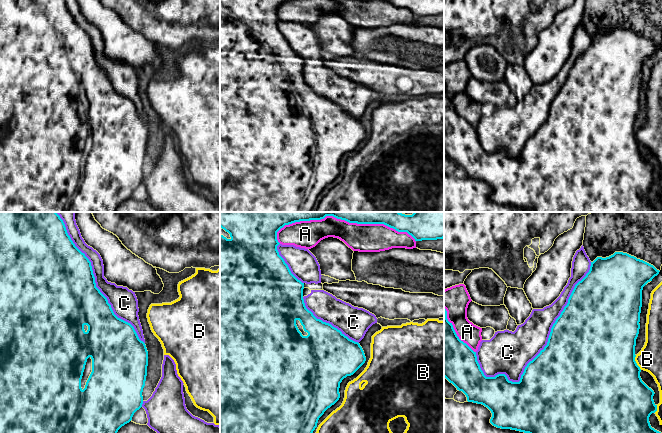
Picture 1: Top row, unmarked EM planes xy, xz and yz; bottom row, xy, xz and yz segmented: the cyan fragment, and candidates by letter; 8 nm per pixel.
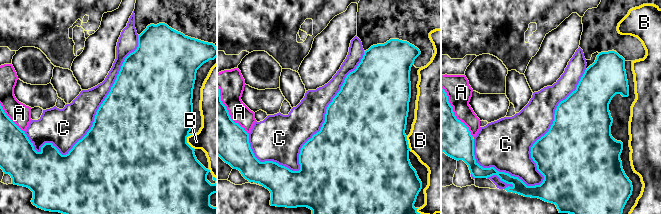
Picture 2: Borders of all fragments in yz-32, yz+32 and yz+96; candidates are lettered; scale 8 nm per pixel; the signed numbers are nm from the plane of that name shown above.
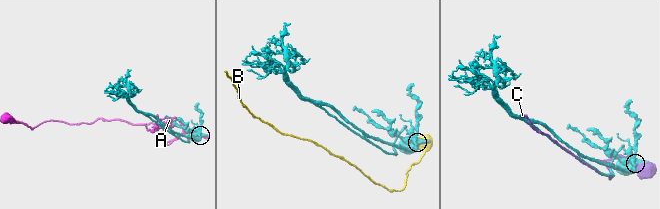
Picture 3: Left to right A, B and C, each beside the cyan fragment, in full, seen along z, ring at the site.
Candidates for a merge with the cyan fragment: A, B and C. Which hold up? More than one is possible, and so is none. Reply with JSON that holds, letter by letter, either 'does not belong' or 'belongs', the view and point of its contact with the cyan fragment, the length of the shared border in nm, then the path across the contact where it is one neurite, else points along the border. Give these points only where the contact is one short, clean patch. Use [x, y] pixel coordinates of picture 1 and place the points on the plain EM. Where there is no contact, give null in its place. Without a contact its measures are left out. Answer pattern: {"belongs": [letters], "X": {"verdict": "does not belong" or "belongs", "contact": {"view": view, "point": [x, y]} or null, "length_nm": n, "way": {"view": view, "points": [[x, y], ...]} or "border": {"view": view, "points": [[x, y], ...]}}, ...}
{"belongs": [], "A": {"verdict": "does not belong", "contact": {"view": "xz", "point": [400, 7]}, "length_nm": 300}, "B": {"verdict": "does not belong", "contact": {"view": "yz", "point": [635, 138]}, "length_nm": 130}, "C": {"verdict": "does not belong", "contact": {"view": "yz", "point": [548, 114]}, "length_nm": 1250}}

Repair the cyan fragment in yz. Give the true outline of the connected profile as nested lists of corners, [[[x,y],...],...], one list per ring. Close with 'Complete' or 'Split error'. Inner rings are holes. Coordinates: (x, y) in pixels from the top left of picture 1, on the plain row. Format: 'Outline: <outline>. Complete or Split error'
Outline: [[[615,28],[606,34],[597,33],[591,38],[590,46],[586,52],[575,61],[567,81],[551,104],[547,121],[527,140],[519,158],[509,157],[505,150],[486,153],[477,137],[476,128],[459,115],[452,99],[447,95],[447,87],[444,84],[444,153],[457,166],[466,171],[468,178],[487,183],[492,189],[490,199],[497,204],[516,206],[529,209],[532,212],[662,212],[662,209],[652,204],[649,198],[650,191],[657,187],[657,181],[653,176],[655,169],[642,157],[640,153],[641,145],[635,137],[636,115],[640,105],[642,66],[659,48],[653,41],[623,28]]]. Complete

